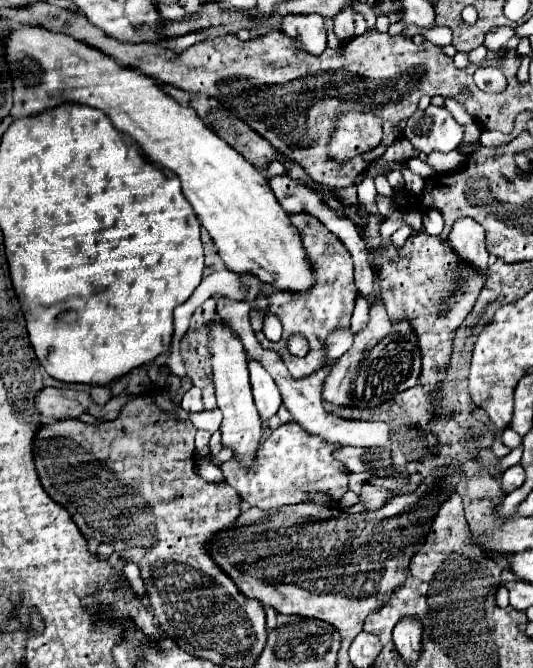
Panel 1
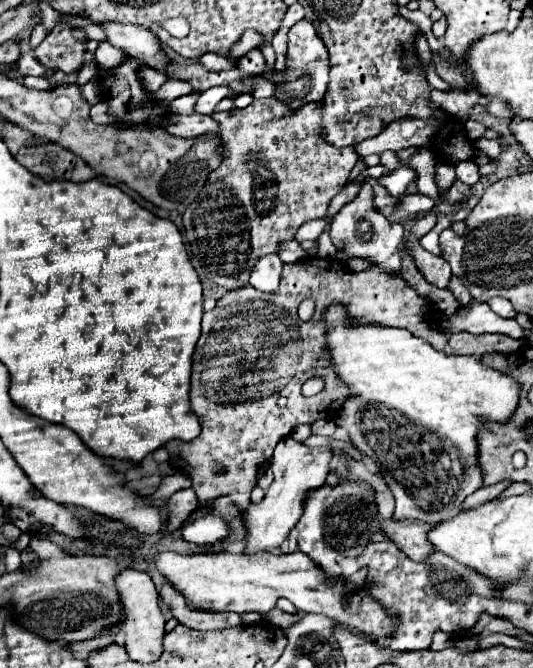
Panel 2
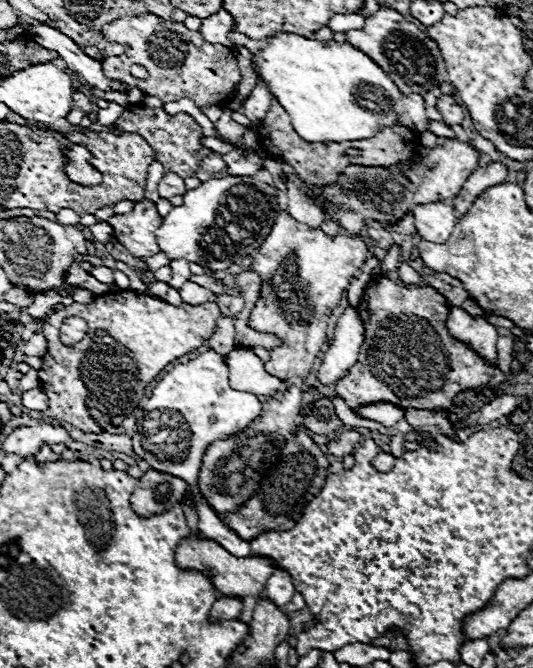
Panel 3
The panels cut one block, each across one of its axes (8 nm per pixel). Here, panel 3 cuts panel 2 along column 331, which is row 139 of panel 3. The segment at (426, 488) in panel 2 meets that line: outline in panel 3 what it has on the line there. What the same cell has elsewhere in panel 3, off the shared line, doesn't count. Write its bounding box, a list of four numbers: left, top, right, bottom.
[250,32,428,142]

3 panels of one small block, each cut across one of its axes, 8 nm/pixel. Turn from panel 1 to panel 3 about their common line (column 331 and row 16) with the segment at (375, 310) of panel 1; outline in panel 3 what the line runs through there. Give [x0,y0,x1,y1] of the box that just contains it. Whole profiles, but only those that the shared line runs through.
[346,8,448,96]

